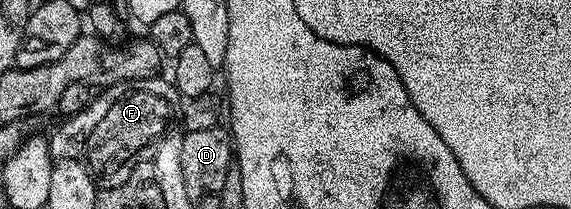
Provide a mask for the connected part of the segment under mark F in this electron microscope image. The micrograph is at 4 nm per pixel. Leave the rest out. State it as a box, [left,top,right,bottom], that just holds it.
[47,78,178,188]

